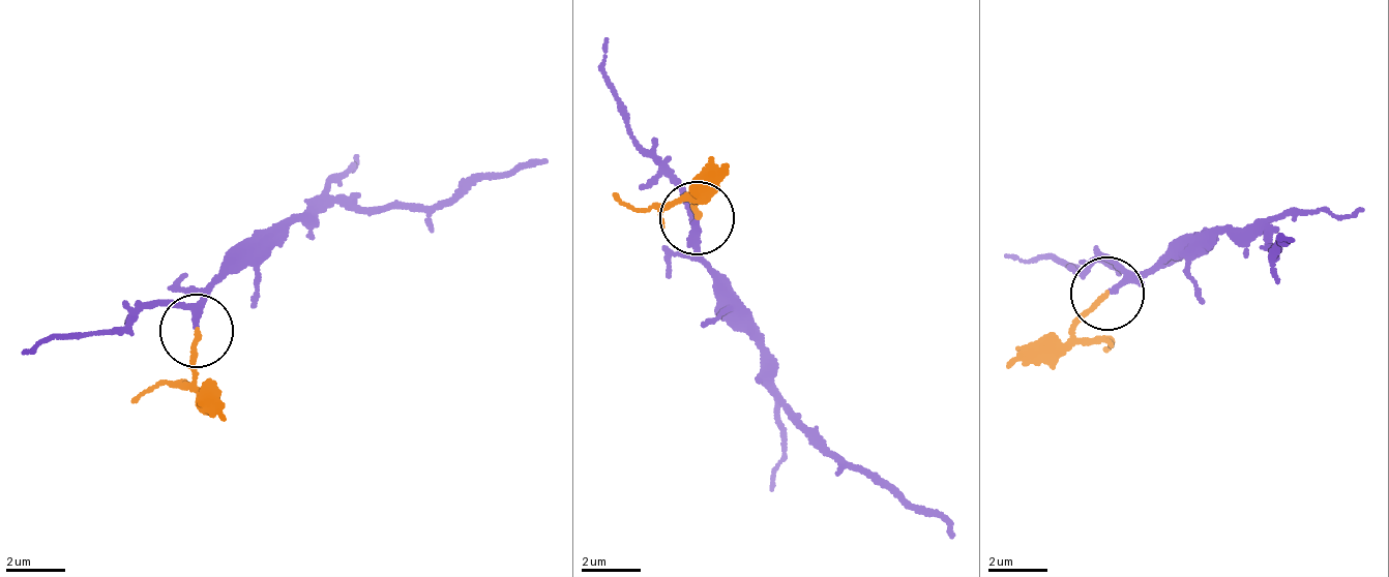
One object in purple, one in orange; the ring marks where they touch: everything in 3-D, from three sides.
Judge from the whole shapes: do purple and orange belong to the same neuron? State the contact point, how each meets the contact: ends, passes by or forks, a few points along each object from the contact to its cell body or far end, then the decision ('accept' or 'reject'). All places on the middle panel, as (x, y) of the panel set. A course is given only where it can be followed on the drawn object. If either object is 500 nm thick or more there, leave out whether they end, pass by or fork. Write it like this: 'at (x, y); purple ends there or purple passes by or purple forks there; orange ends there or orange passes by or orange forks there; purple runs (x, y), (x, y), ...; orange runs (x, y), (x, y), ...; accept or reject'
at (697, 217); purple passes by; orange ends there; purple runs (695, 219), (706, 269), (729, 324), (769, 351), (769, 393), (860, 468), (899, 495), (952, 541); orange runs (695, 219), (689, 200), (638, 211), (614, 192); accept

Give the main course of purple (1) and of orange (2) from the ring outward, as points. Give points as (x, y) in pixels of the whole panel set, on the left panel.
1: (196, 332), (217, 283), (298, 220), (320, 212), (442, 210), (482, 179), (549, 161)
2: (196, 332), (195, 374), (156, 381), (133, 405)

